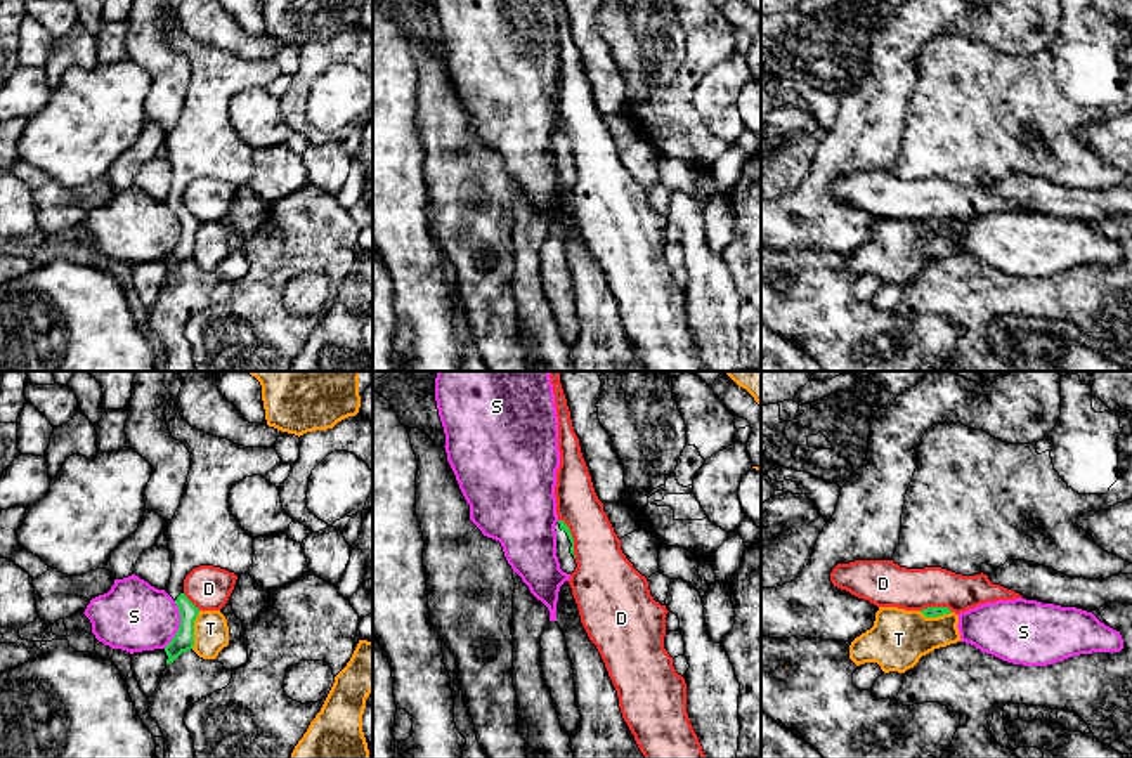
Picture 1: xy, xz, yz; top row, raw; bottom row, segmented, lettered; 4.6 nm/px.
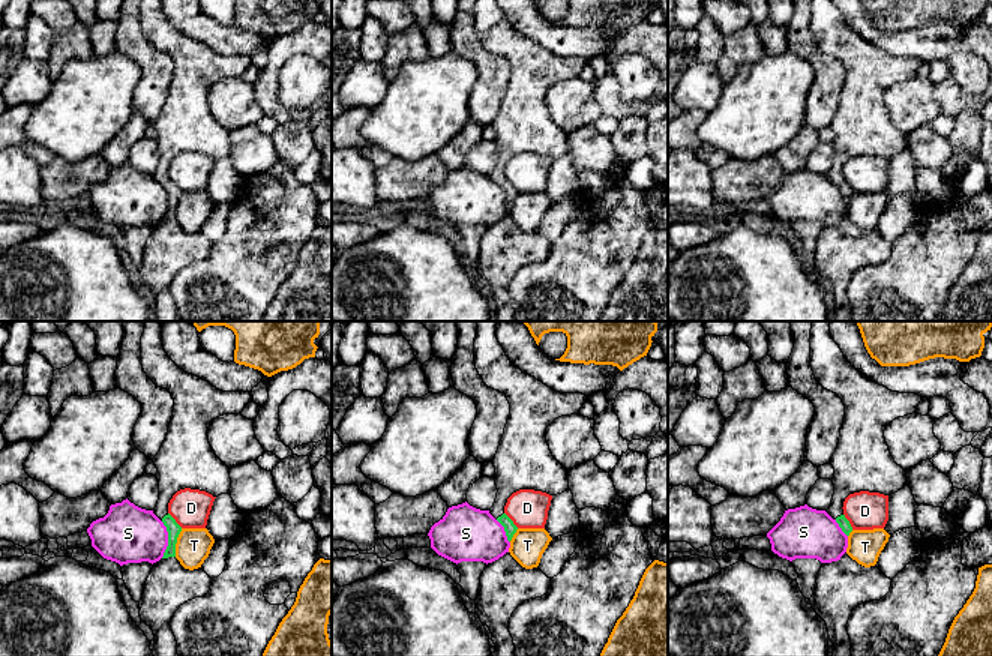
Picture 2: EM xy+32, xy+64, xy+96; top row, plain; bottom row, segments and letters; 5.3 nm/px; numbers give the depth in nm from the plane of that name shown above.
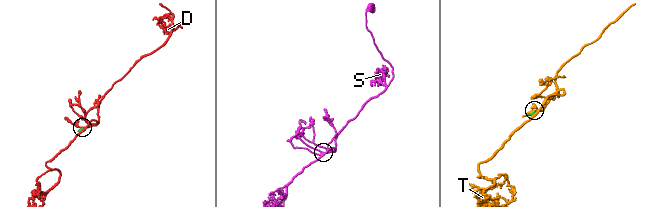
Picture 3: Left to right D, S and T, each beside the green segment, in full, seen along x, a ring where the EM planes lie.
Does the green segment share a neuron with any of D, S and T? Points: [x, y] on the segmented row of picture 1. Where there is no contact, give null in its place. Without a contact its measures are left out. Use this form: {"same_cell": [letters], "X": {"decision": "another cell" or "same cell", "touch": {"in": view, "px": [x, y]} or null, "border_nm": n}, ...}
{"same_cell": [], "D": {"decision": "another cell", "touch": {"in": "yz", "px": [936, 607]}, "border_nm": 150}, "S": {"decision": "another cell", "touch": {"in": "xy", "px": [181, 625]}, "border_nm": 240}, "T": {"decision": "another cell", "touch": {"in": "xy", "px": [193, 630]}, "border_nm": 180}}

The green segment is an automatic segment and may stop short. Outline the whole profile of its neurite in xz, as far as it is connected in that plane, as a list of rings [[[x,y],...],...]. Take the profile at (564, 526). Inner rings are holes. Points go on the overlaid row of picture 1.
[[[558,520],[555,526],[556,531],[556,557],[560,569],[567,574],[572,574],[577,567],[574,559],[574,538],[569,526],[563,520]]]

